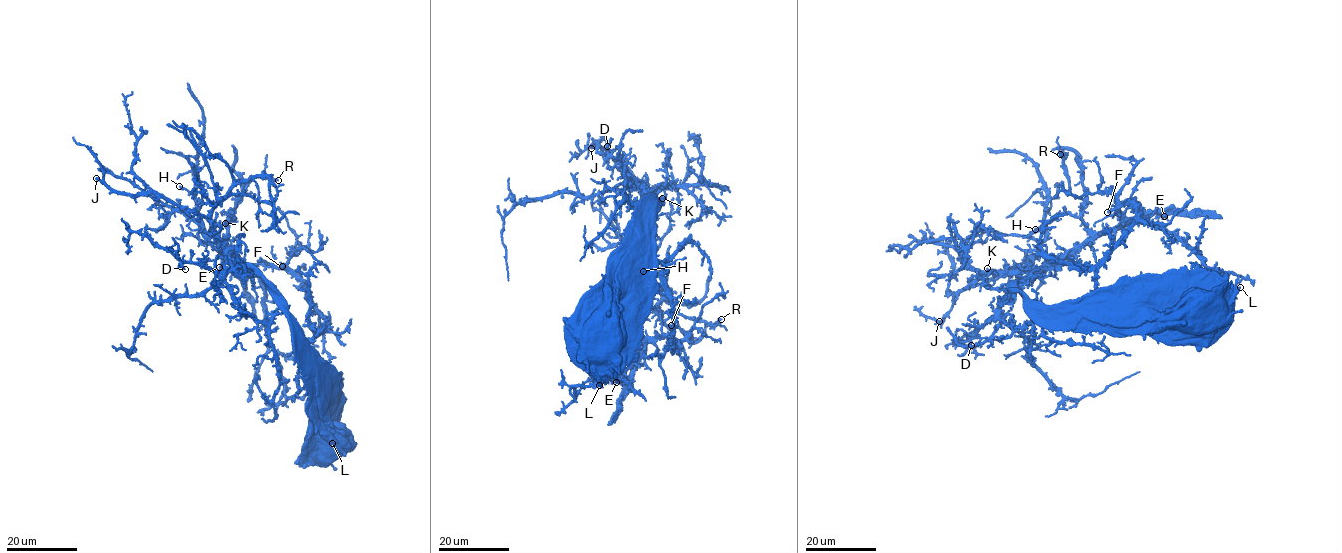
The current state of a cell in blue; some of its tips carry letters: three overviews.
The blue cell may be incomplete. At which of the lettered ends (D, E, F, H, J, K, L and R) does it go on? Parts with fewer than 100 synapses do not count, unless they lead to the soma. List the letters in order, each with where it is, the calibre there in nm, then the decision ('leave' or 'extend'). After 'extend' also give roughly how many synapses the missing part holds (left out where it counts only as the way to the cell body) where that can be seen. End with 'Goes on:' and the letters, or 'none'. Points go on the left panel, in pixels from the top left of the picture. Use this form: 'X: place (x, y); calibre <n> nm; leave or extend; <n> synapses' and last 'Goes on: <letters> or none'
D: place (185, 269); calibre 320 nm; leave
E: place (219, 267); calibre 440 nm; extend; 120 synapses
F: place (282, 266); calibre 280 nm; leave
H: place (179, 186); calibre 400 nm; leave
J: place (96, 178); calibre 400 nm; leave
K: place (225, 223); calibre 180 nm; leave
L: place (332, 443); calibre 180 nm; leave
R: place (278, 180); calibre 320 nm; leave
Goes on: E

